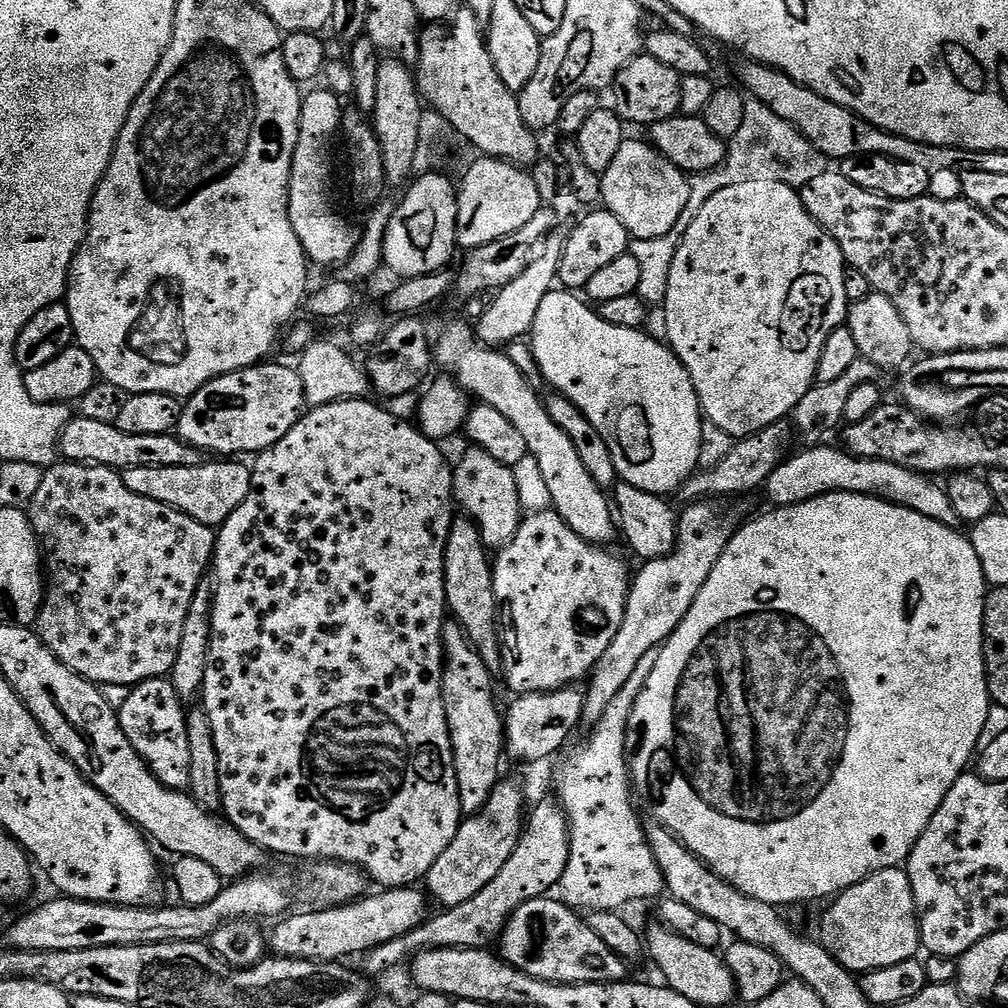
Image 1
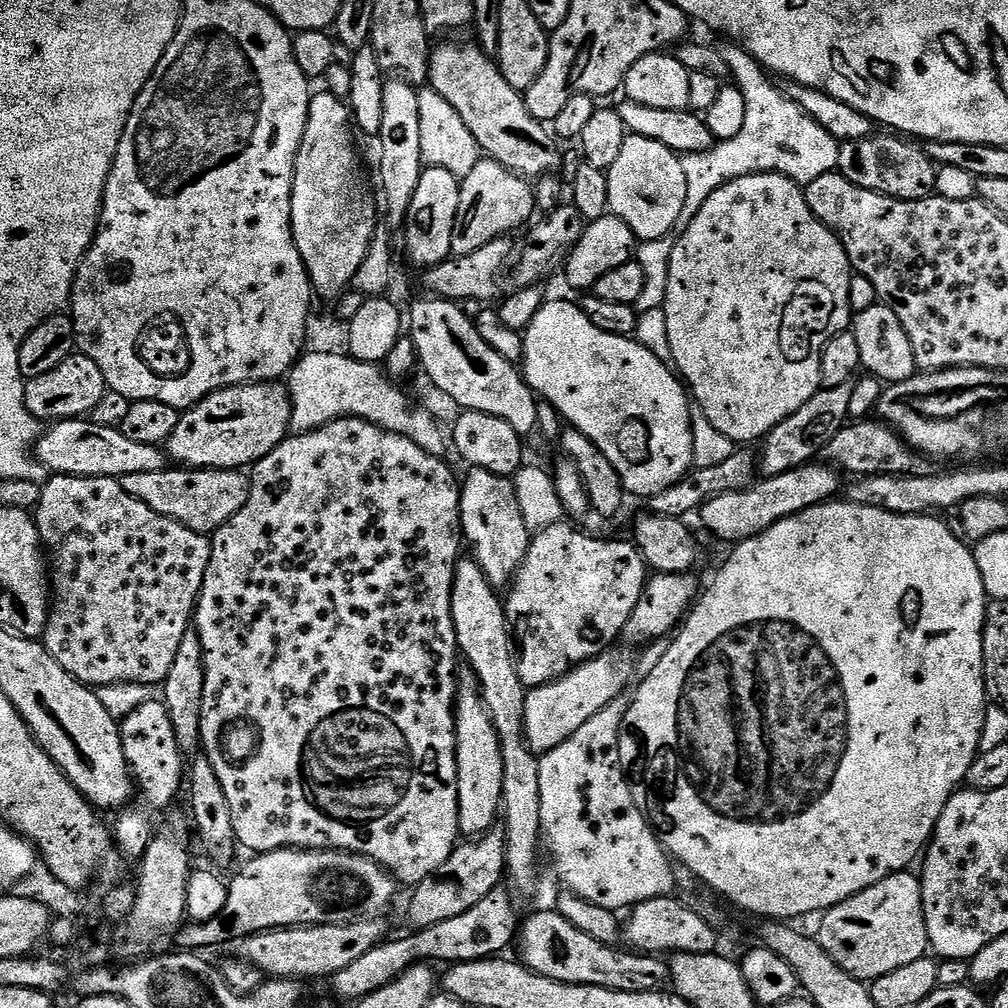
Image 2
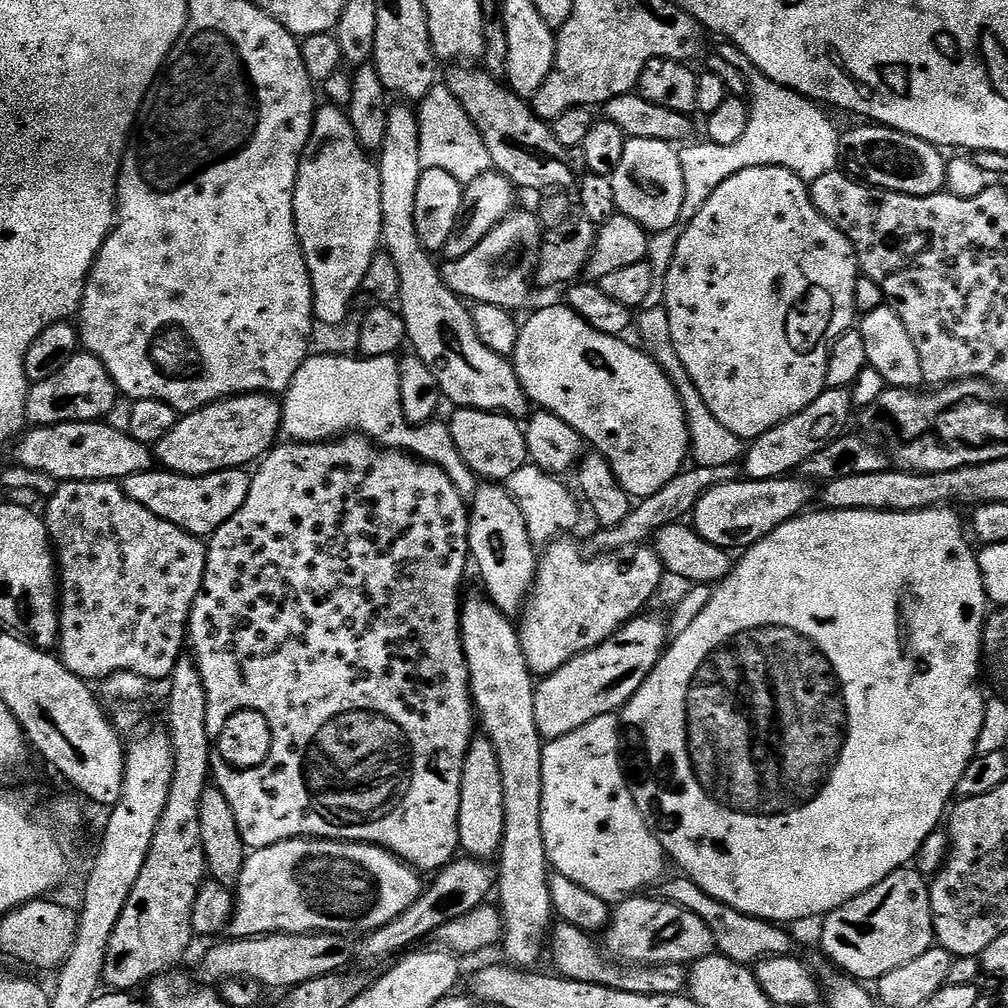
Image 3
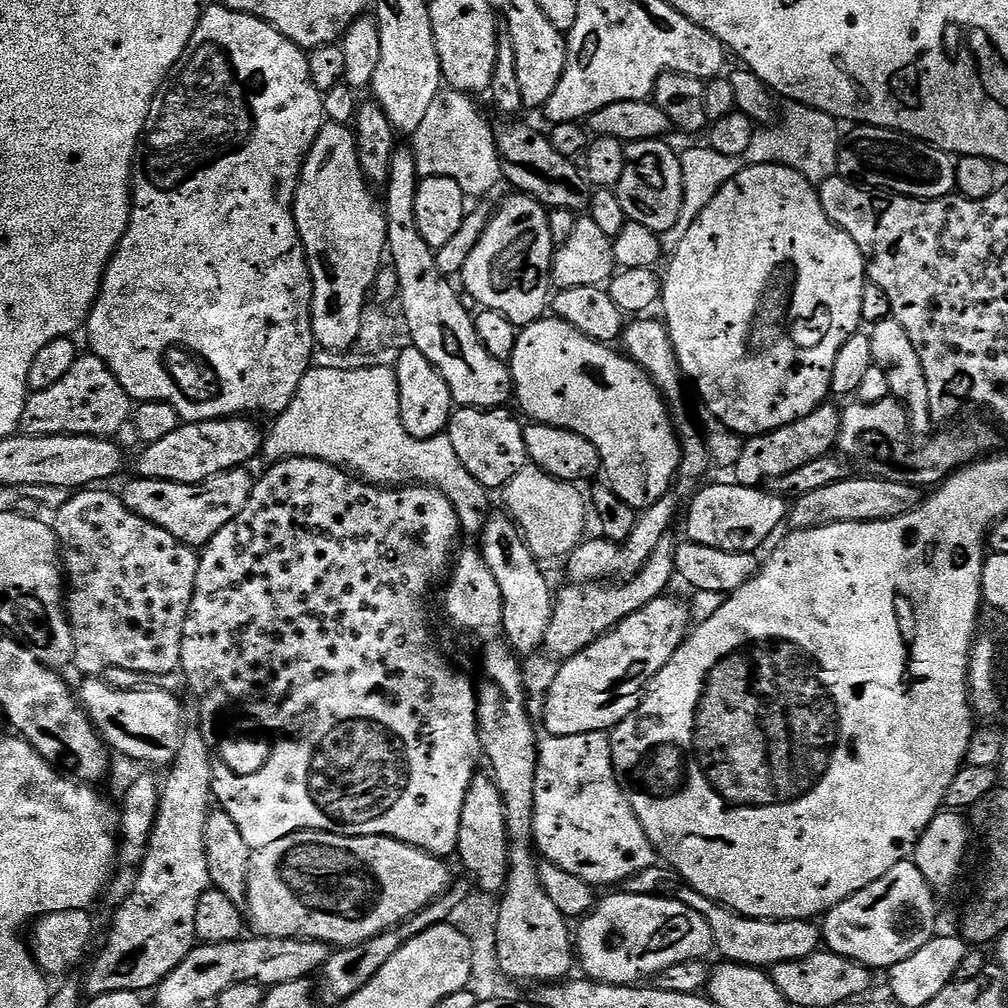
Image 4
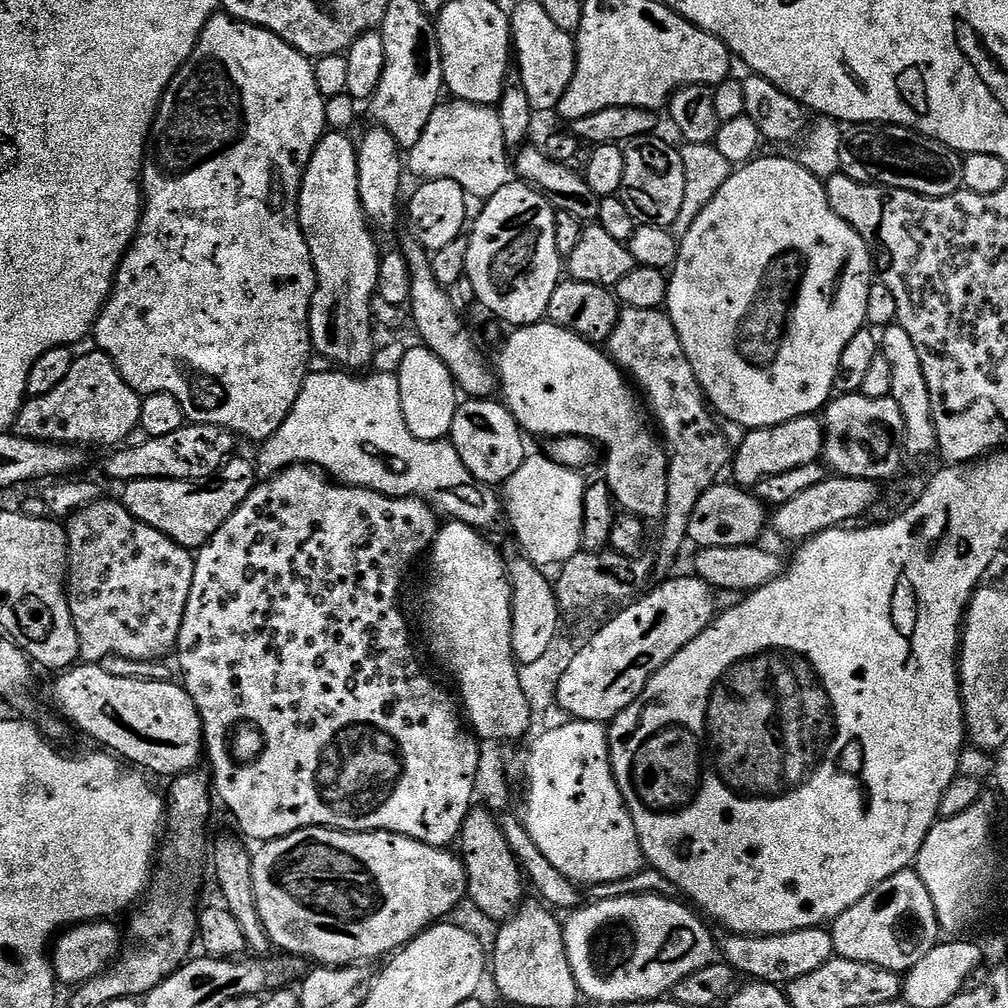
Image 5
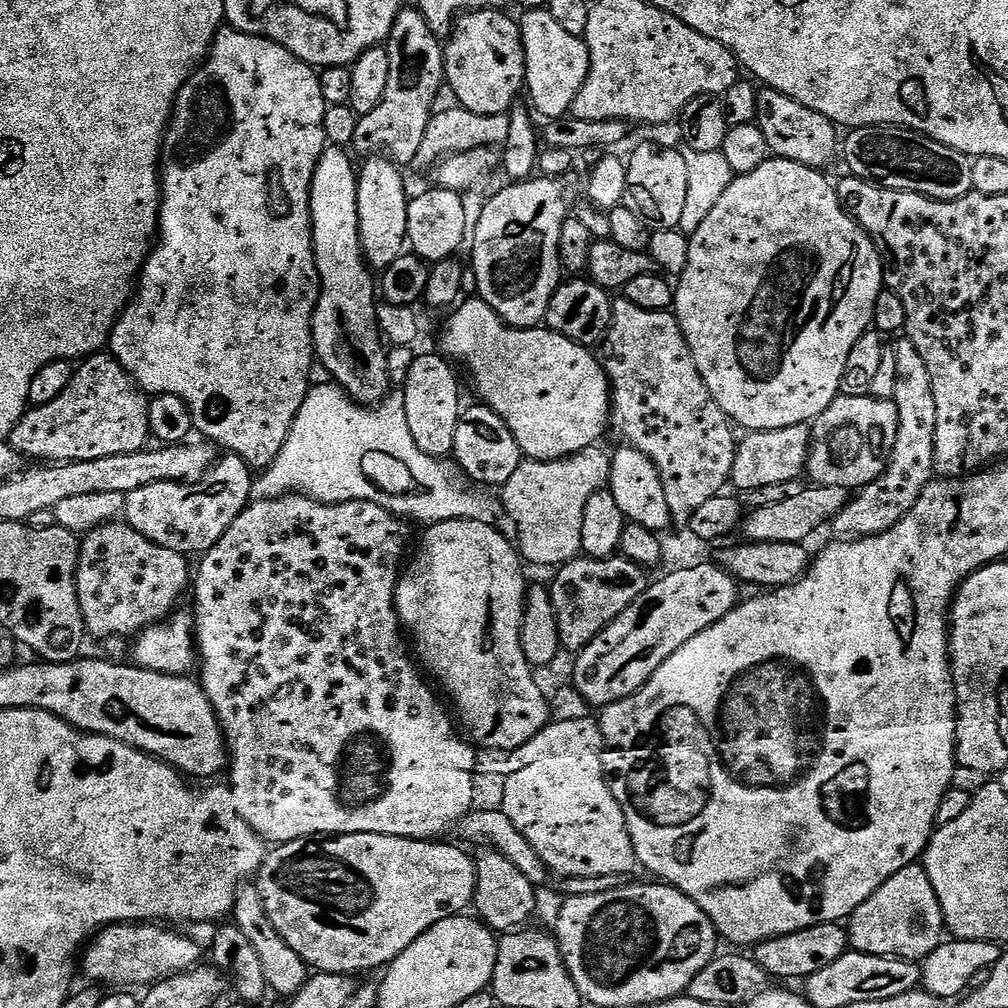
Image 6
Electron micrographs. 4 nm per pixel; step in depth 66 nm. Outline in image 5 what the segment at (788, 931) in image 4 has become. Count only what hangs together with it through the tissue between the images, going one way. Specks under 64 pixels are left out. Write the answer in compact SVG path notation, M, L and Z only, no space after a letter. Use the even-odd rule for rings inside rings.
M824 926L818 928L807 928L806 930L794 930L793 932L783 932L782 934L774 934L773 936L742 936L739 934L728 934L725 935L725 937L726 938L724 940L724 944L722 940L722 956L724 952L723 959L729 964L730 967L735 968L737 973L739 973L741 977L748 976L744 978L751 978L753 981L759 982L761 984L775 984L777 986L786 986L792 980L802 978L802 974L812 974L814 970L818 970L818 966L826 966L826 962L830 962L836 956L831 931L829 931L829 929Z

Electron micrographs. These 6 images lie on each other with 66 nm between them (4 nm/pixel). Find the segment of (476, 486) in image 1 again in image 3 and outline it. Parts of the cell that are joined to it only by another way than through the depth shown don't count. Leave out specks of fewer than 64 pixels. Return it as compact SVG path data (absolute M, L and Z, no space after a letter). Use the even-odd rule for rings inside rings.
M481 483L476 489L476 495L471 497L468 509L468 550L471 563L480 571L487 599L509 618L519 617L536 582L538 548L532 543L530 530L526 530L526 518L522 518L518 502L514 502L503 483Z

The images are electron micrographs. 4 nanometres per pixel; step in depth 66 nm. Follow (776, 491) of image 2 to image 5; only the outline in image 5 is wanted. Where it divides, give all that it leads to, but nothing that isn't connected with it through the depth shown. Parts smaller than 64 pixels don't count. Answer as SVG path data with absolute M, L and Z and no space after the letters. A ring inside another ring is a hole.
M720 482L712 486L698 500L694 506L694 513L690 516L690 522L687 524L688 540L695 543L695 547L713 548L714 546L742 546L752 543L757 543L761 538L759 537L763 528L766 528L768 522L768 512L759 497L750 493L747 489L739 485L727 482Z

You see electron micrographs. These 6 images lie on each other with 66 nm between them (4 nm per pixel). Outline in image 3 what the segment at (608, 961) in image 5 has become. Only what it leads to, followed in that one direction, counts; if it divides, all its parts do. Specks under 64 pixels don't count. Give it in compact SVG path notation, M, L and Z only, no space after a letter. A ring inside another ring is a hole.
M637 894L615 905L602 939L603 947L613 961L628 966L688 966L703 956L713 955L712 935L706 922L667 899L664 900L651 900L648 894Z

